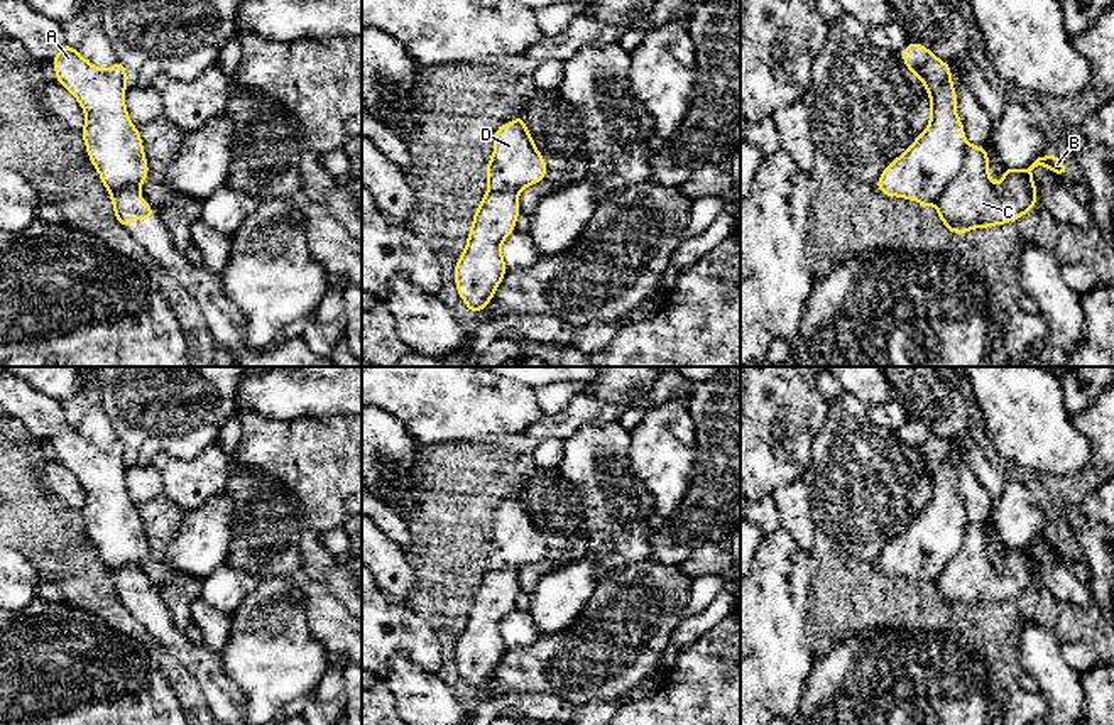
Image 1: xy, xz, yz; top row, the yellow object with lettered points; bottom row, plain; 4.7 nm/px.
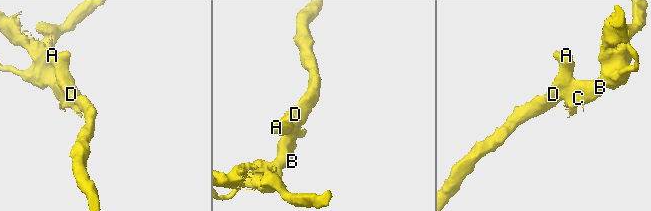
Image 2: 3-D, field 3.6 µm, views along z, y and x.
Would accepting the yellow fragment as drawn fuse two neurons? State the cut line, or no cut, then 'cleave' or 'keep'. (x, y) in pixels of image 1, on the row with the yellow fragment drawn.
cut yz (969, 146), (959, 173), (937, 200); cleave

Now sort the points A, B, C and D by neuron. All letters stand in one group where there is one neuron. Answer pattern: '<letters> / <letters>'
A D / B C

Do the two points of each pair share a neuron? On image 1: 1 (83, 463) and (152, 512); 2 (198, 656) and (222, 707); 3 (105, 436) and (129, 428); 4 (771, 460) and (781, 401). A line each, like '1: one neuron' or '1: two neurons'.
1: two neurons
2: one neuron
3: two neurons
4: one neuron

